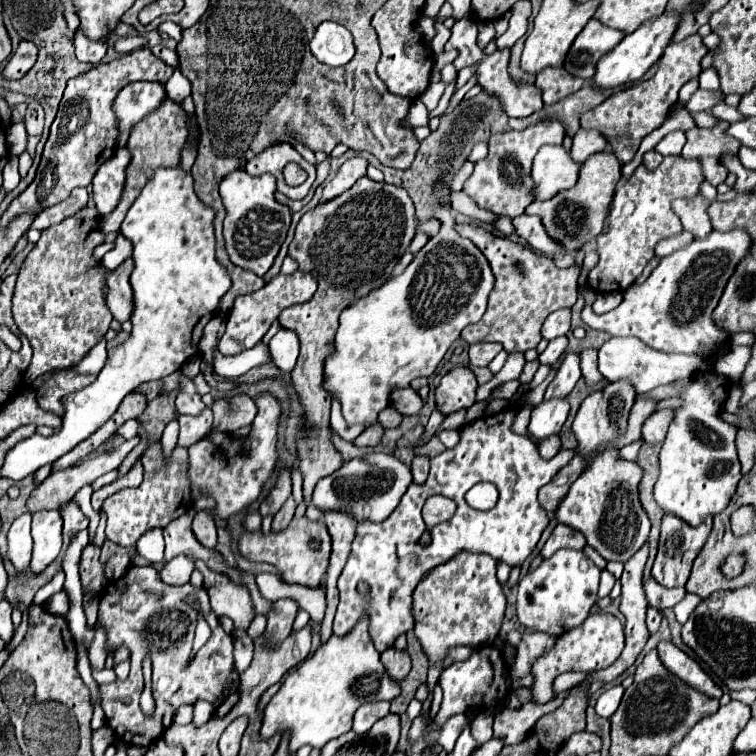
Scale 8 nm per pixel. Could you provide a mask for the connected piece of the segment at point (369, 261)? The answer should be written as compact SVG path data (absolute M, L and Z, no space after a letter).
M363 176L341 196L303 214L295 228L295 238L289 244L289 256L299 262L301 270L317 272L319 276L319 288L309 302L289 306L279 314L281 326L295 332L301 346L291 378L303 406L301 426L297 432L297 450L301 456L303 494L307 500L311 500L315 484L339 470L343 464L343 456L331 442L331 396L323 388L323 364L333 352L339 314L349 304L371 292L375 284L387 282L387 272L391 276L395 264L409 248L415 236L415 226L415 208L403 188L373 182Z

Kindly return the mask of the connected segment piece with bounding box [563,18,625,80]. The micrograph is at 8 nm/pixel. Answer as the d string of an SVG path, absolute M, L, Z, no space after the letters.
M591 18L591 22L583 28L579 38L573 42L573 46L563 62L563 68L571 76L577 76L583 80L591 78L595 74L595 66L597 66L599 58L609 54L623 38L625 38L625 34L621 34L619 30L607 28L599 20Z

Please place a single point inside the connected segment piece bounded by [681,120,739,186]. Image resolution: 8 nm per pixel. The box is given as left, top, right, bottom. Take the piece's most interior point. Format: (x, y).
(706, 145)

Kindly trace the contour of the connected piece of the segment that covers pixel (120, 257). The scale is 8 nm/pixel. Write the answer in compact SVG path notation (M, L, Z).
M119 234L117 240L115 240L115 250L107 252L103 256L103 264L109 268L109 270L115 270L119 264L123 264L127 258L131 258L131 244L125 242L125 238Z

